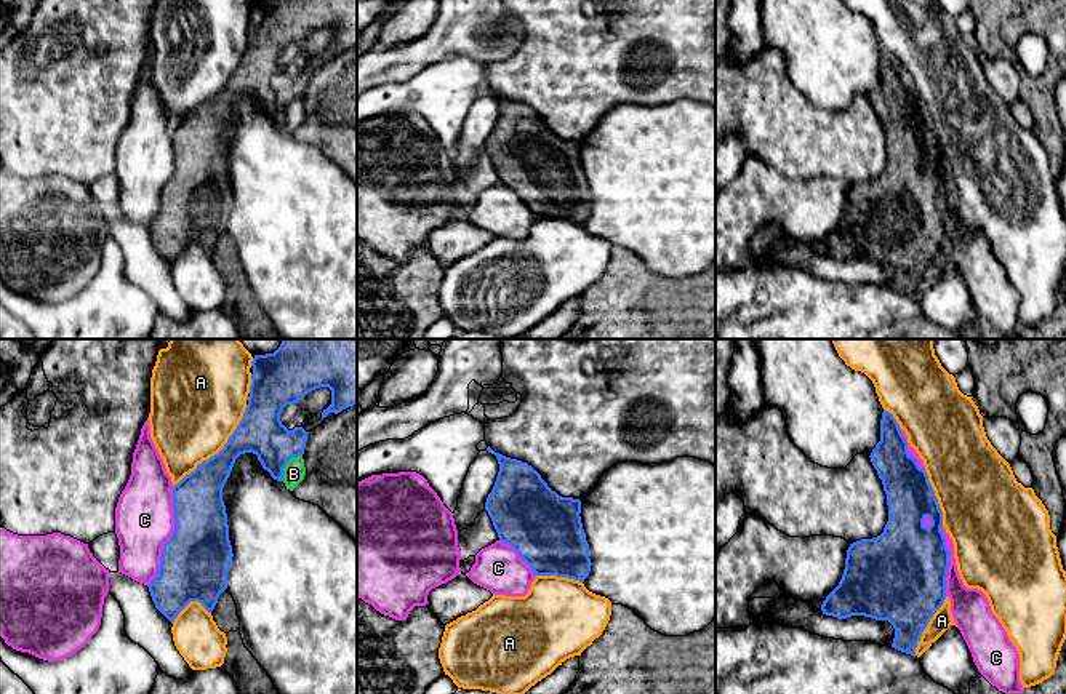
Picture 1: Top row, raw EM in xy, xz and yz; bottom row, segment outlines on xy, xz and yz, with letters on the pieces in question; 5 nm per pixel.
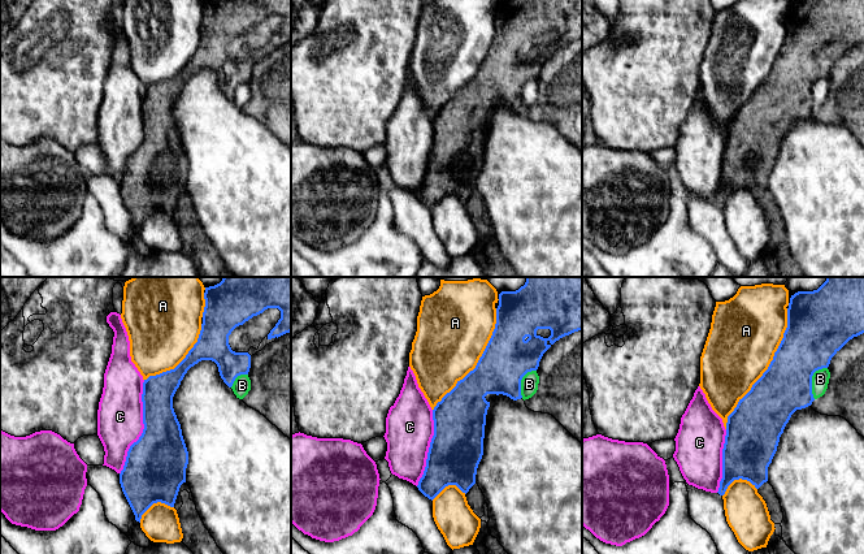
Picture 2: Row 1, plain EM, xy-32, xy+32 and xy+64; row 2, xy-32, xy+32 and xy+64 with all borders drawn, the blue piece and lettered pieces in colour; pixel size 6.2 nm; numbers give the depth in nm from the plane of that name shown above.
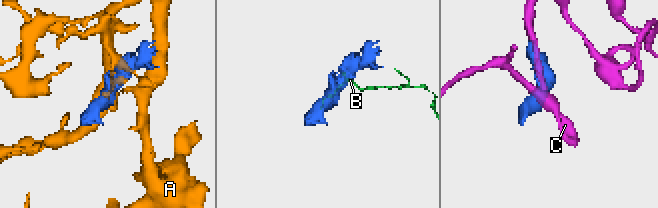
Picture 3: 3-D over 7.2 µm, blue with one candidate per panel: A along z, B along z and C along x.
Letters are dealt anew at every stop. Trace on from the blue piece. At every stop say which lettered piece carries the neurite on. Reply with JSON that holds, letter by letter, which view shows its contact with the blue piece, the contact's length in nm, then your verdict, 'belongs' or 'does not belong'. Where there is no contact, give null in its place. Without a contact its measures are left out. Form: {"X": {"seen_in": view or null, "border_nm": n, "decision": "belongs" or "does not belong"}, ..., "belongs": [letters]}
{"A": {"seen_in": "xy", "border_nm": 550, "decision": "does not belong"}, "B": {"seen_in": "xy", "border_nm": 170, "decision": "does not belong"}, "C": {"seen_in": "xy", "border_nm": 500, "decision": "does not belong"}, "belongs": []}

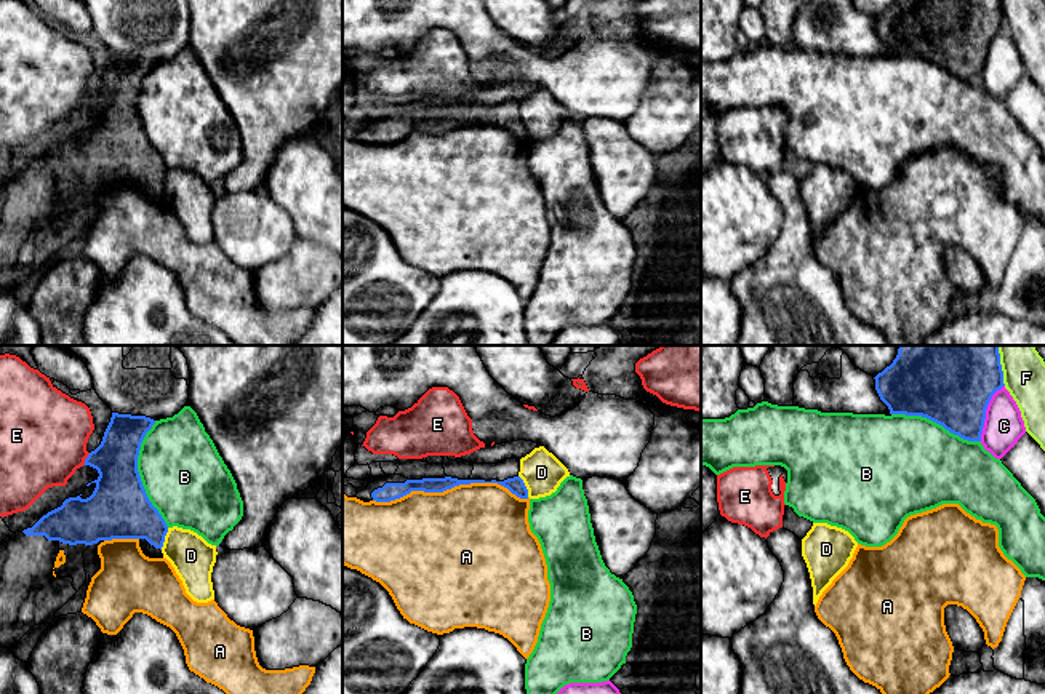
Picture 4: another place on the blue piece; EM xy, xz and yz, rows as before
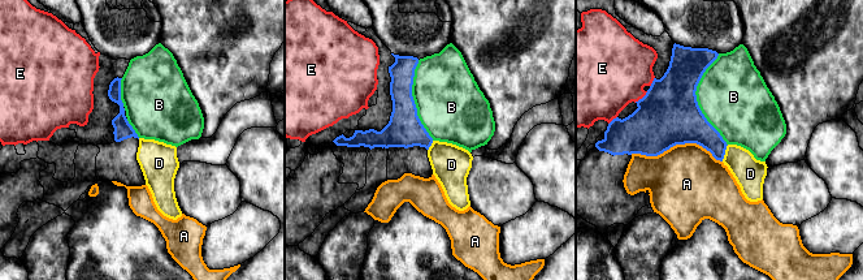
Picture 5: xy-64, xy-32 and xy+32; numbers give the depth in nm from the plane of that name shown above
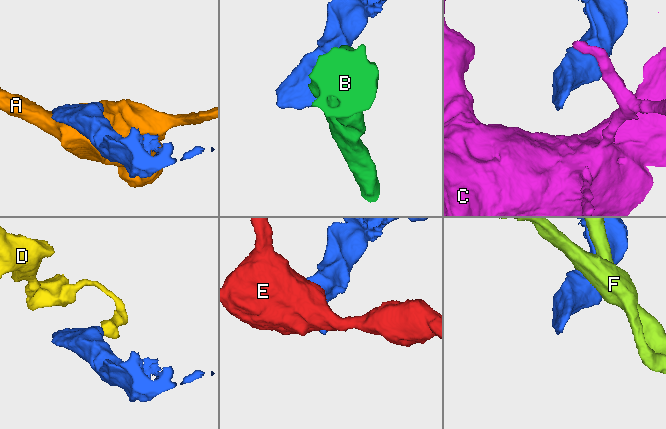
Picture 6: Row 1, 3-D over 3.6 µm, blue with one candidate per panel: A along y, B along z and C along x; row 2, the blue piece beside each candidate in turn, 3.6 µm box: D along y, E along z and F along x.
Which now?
{"A": {"seen_in": "xz", "border_nm": 800, "decision": "does not belong"}, "B": {"seen_in": "xy", "border_nm": 550, "decision": "does not belong"}, "C": {"seen_in": "yz", "border_nm": 320, "decision": "does not belong"}, "D": {"seen_in": "xy", "border_nm": 120, "decision": "does not belong"}, "E": {"seen_in": "xy", "border_nm": 80, "decision": "does not belong"}, "F": {"seen_in": "yz", "border_nm": 200, "decision": "does not belong"}, "belongs": []}

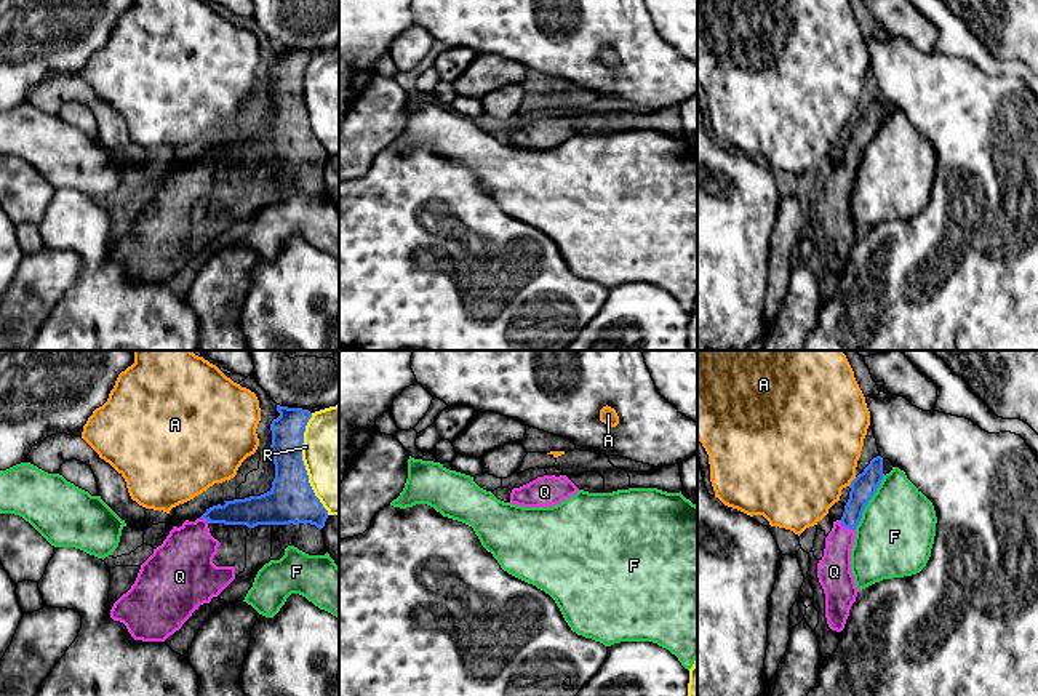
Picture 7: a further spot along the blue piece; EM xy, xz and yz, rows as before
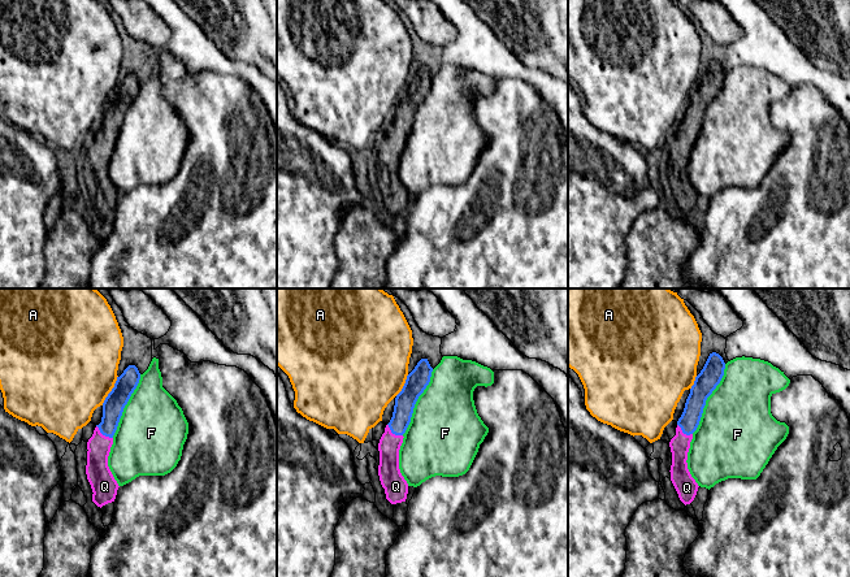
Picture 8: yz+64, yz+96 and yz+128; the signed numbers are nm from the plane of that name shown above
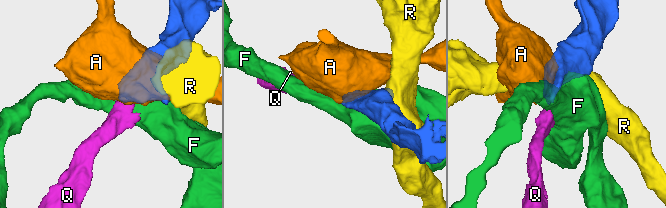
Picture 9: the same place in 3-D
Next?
{"A": {"seen_in": "yz", "border_nm": 60, "decision": "does not belong"}, "F": {"seen_in": "yz", "border_nm": 320, "decision": "does not belong"}, "Q": {"seen_in": "yz", "border_nm": 100, "decision": "belongs"}, "R": {"seen_in": "xy", "border_nm": 500, "decision": "does not belong"}, "belongs": ["Q"]}

